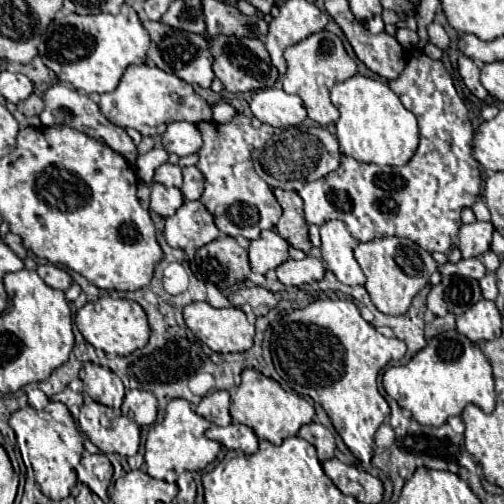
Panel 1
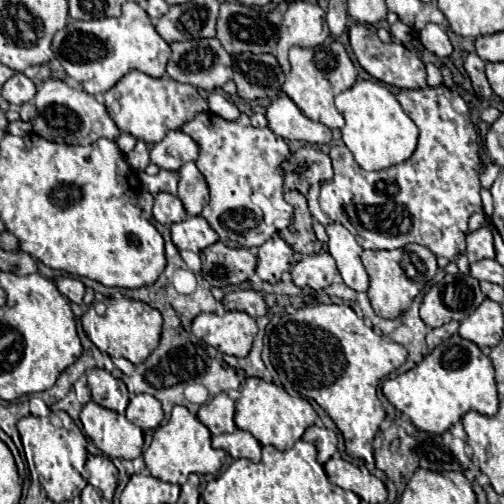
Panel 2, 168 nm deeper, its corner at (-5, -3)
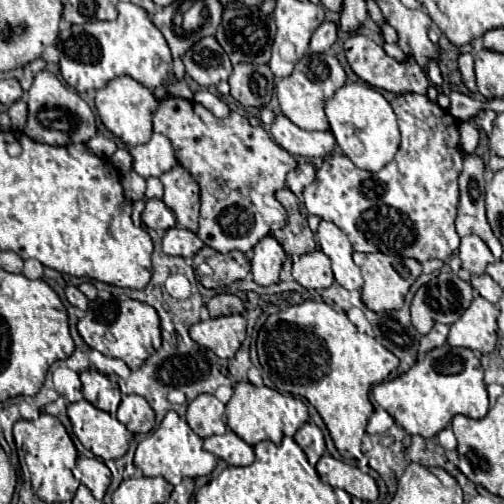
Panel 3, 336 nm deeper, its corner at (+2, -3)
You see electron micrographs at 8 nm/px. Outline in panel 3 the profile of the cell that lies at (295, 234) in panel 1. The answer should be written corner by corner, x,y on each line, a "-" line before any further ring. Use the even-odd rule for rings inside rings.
287,189
275,193
277,201
287,209
287,223
279,231
273,233
273,237
281,243
287,255
303,255
315,249
315,235
311,233
307,225
307,211
303,203

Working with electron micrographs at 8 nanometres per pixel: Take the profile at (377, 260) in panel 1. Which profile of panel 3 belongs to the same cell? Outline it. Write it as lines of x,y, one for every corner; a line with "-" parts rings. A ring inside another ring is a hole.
353,253
353,259
365,279
361,299
367,309
381,313
403,307
411,283
395,271
395,257
383,253

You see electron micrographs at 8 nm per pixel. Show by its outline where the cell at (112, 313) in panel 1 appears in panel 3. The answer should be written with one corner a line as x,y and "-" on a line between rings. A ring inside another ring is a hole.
111,297
109,301
95,299
89,303
87,313
83,319
79,319
77,329
83,337
83,341
91,347
101,351
103,355
123,359
129,369
137,369
145,363
145,359
161,347
161,329
159,329
159,315
157,311
141,301
121,301
117,297

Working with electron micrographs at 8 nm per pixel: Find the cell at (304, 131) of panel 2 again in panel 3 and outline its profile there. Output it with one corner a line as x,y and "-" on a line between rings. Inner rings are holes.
277,113
269,131
273,139
291,155
315,159
327,157
335,149
335,139
331,131
303,131
293,125
283,113

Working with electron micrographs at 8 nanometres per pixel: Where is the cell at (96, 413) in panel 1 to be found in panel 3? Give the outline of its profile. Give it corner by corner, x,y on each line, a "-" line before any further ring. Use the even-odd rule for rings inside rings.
77,401
67,407
73,433
77,439
93,451
93,455
105,459
119,459
127,453
131,433
127,427
109,413
93,407
89,401

